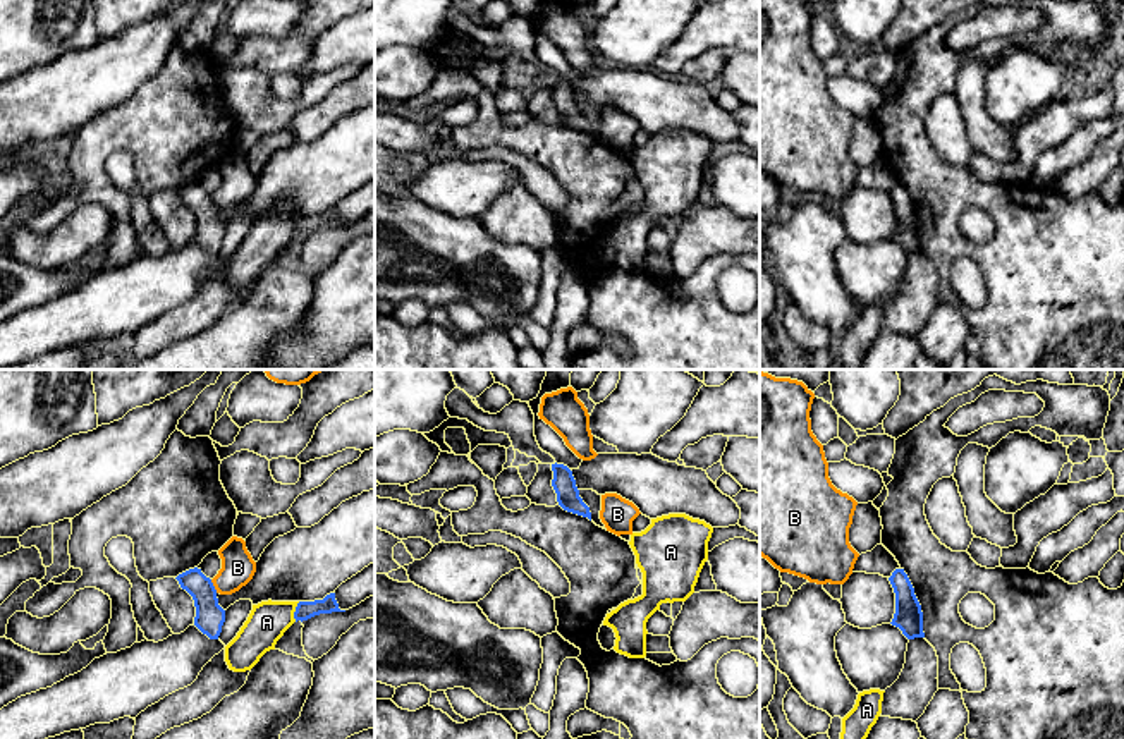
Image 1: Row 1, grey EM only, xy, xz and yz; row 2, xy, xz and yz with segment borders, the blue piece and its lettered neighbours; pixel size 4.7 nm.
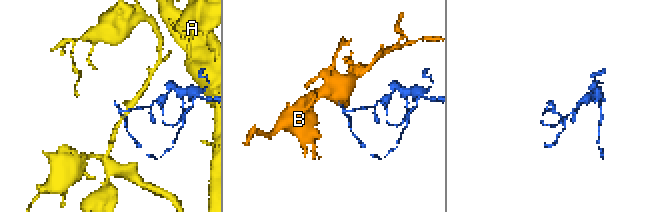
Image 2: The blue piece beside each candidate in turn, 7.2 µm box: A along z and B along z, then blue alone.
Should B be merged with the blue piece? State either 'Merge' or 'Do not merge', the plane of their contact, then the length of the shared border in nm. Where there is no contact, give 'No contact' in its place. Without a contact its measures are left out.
Do not merge. Touches blue in xy. Shared border 70 nm

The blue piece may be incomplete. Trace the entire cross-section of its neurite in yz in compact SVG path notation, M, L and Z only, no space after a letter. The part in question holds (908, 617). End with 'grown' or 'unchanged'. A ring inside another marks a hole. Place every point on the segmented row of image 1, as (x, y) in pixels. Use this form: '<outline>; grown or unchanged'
M895 569L889 581L895 593L895 614L890 624L899 627L907 639L925 638L921 605L907 574L904 569Z; unchanged

